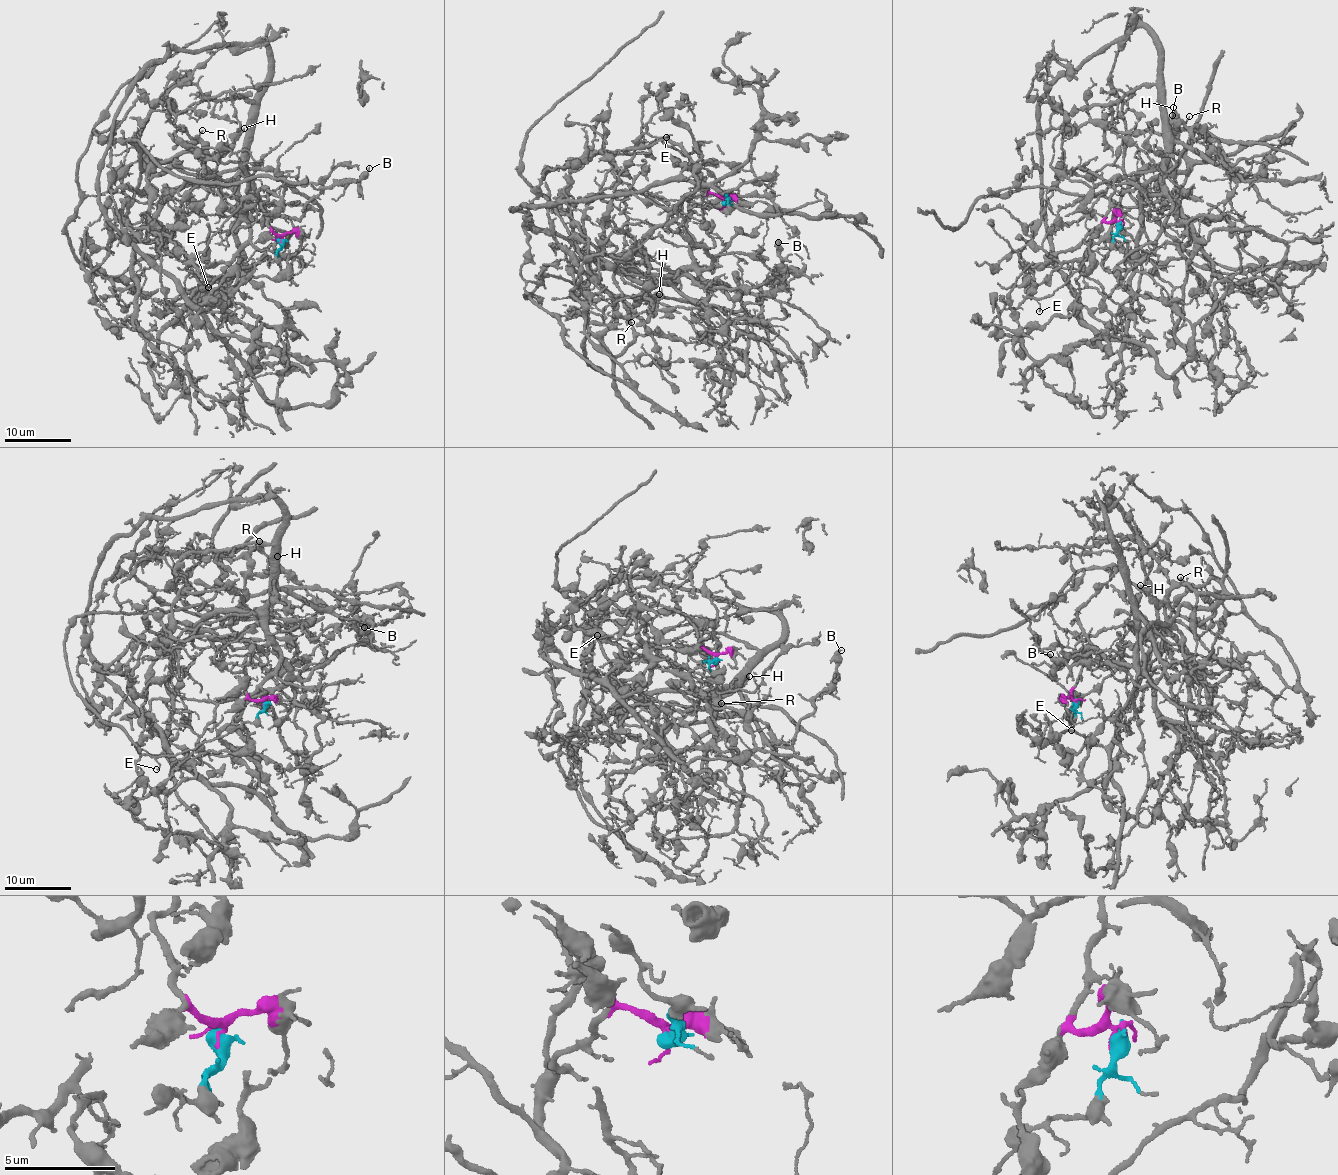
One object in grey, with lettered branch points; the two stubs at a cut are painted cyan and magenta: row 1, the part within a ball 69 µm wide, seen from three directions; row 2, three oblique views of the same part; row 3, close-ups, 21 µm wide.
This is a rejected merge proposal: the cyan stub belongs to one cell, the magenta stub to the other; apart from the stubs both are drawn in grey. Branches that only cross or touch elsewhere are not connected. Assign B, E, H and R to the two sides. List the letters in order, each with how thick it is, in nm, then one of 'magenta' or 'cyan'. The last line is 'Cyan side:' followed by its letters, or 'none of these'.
B: 200 nm | magenta
E: 110 nm | cyan
H: 360 nm | cyan
R: 120 nm | cyan
Cyan side: E, H, R

